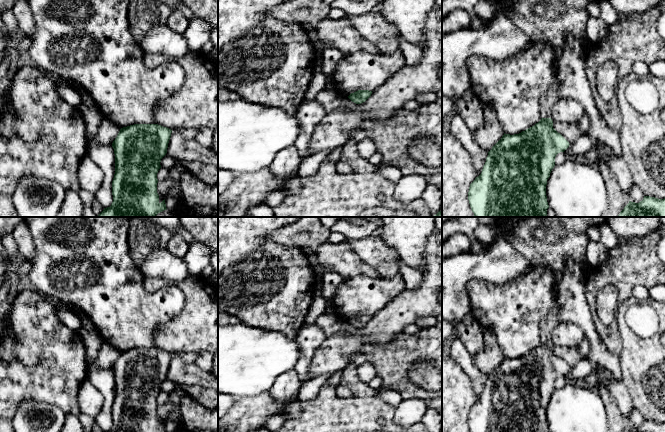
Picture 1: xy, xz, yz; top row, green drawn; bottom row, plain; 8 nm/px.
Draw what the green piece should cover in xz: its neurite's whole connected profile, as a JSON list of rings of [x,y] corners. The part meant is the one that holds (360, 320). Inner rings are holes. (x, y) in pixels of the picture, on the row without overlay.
[[[358,314],[354,317],[351,317],[348,322],[356,327],[356,328],[361,328],[365,326],[372,318],[372,315],[369,314]]]

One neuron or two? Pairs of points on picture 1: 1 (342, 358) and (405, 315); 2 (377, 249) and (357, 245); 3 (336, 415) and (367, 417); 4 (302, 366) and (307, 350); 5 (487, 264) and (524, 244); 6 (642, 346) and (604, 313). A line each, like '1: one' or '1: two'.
1: one
2: one
3: one
4: one
5: two
6: two

